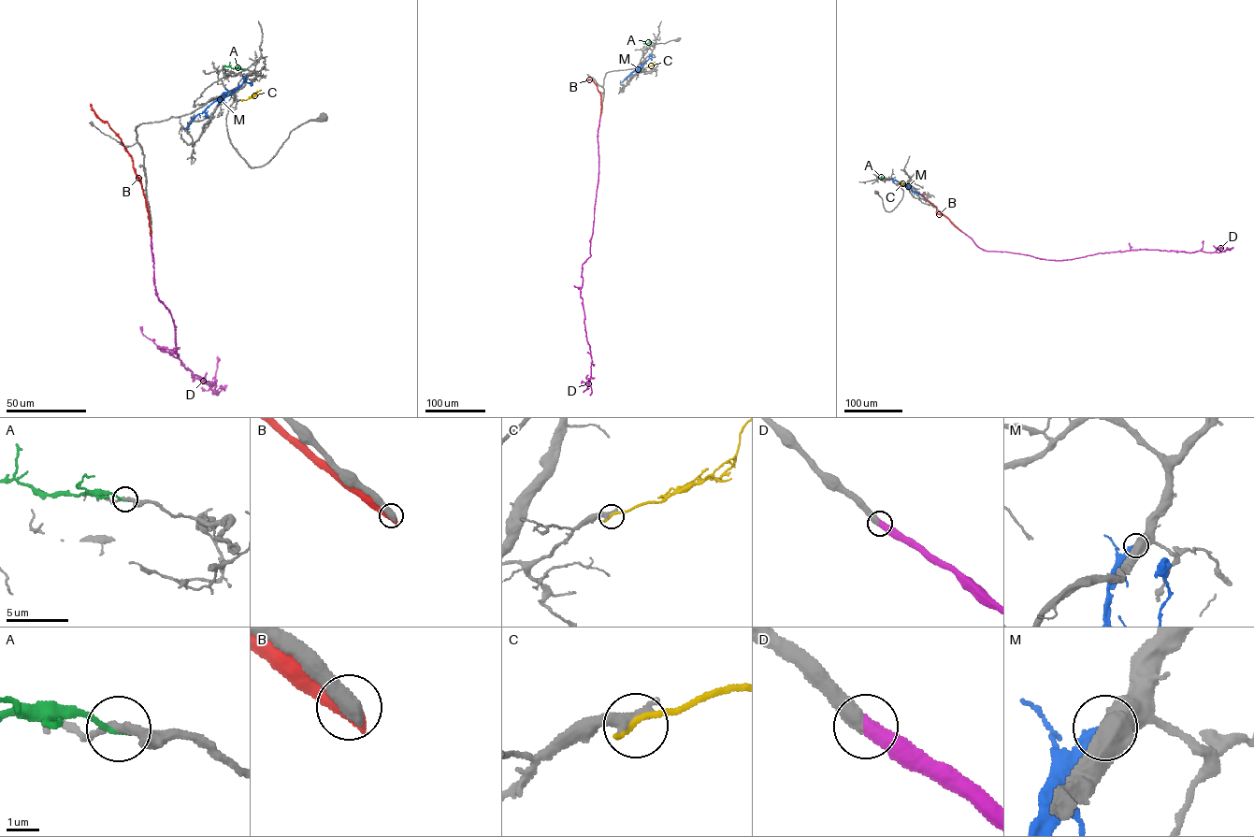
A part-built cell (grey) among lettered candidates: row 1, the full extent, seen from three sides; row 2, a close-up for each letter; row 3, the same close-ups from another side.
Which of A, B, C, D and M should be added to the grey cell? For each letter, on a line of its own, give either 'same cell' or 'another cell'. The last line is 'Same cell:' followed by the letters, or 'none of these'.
A: another cell
B: another cell
C: another cell
D: same cell
M: another cell
Same cell: D

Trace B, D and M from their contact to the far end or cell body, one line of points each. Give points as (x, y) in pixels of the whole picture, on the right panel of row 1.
B: (961, 231), (945, 216), (938, 214), (936, 207), (923, 196), (923, 192)
D: (961, 231), (986, 251), (1052, 260), (1131, 250), (1213, 252), (1221, 252), (1222, 248)
M: (891, 179), (923, 196)

